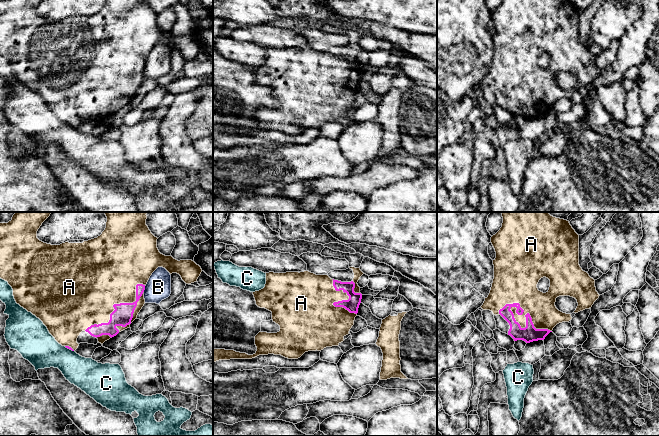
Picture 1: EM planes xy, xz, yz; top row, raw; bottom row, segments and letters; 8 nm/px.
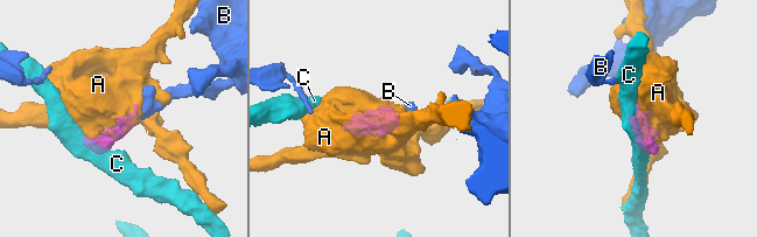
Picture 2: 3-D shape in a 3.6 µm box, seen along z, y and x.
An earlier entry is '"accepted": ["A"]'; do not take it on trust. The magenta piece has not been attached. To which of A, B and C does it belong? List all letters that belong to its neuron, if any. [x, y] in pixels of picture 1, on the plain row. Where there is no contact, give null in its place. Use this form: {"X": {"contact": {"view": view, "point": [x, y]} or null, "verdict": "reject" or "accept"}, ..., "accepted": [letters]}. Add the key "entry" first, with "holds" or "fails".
{"entry": "holds", "A": {"contact": {"view": "xy", "point": [116, 80]}, "verdict": "accept"}, "B": {"contact": {"view": "xy", "point": [144, 65]}, "verdict": "reject"}, "C": {"contact": {"view": "xy", "point": [69, 124]}, "verdict": "reject"}, "accepted": ["A"]}

